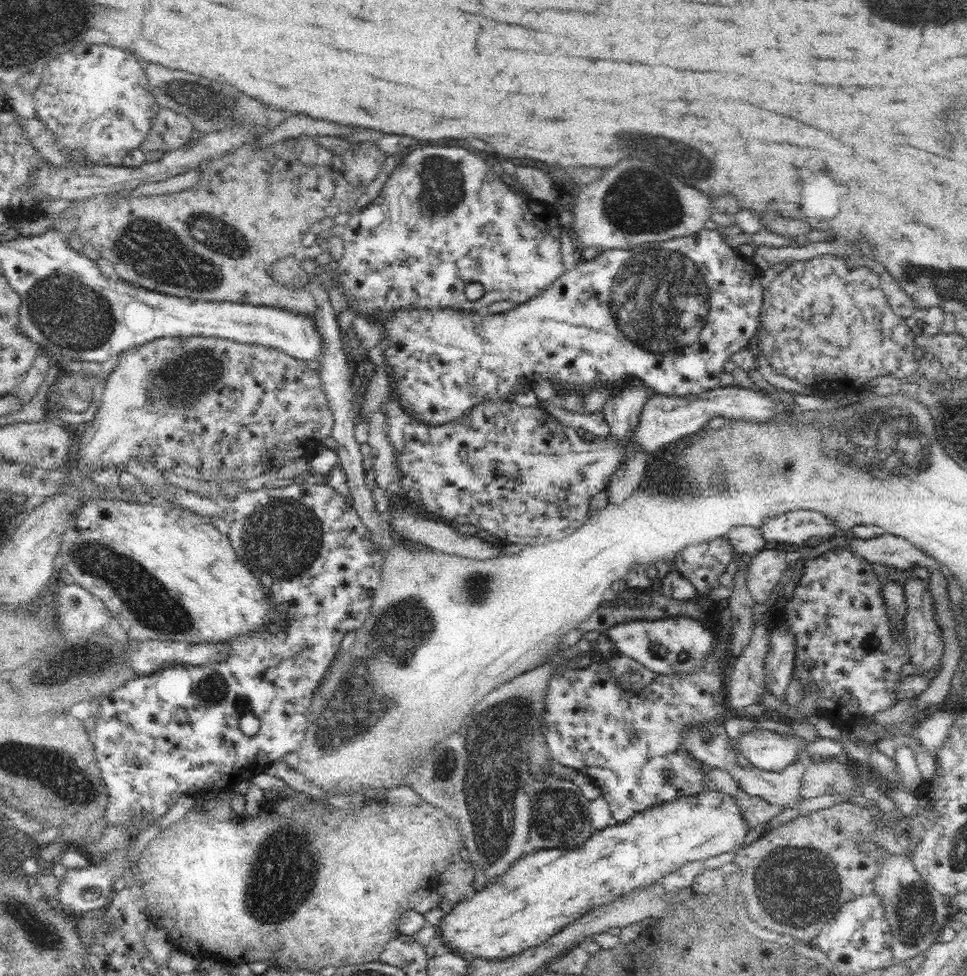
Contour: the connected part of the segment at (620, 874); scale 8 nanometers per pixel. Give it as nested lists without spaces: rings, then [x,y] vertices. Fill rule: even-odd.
[[[718,790],[706,792],[698,798],[676,800],[658,805],[644,814],[638,814],[624,823],[613,823],[608,830],[592,836],[584,850],[540,849],[538,852],[522,853],[510,868],[493,876],[484,888],[453,903],[454,909],[446,912],[439,920],[436,933],[444,950],[467,960],[506,960],[522,954],[526,948],[536,947],[548,940],[569,922],[576,920],[588,910],[612,900],[620,893],[627,893],[634,887],[658,882],[662,875],[680,868],[687,860],[706,860],[712,856],[740,846],[748,830],[745,829],[732,799]]]

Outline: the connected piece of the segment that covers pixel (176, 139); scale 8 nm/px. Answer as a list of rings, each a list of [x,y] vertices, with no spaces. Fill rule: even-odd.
[[[161,107],[156,124],[140,150],[142,153],[161,150],[168,154],[184,148],[194,137],[195,133],[189,119],[171,108]]]

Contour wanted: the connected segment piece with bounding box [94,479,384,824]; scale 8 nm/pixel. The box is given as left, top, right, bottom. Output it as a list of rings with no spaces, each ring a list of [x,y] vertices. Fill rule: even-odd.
[[[319,479],[314,481],[306,481],[304,483],[294,483],[288,482],[283,483],[278,488],[268,488],[263,487],[258,490],[258,496],[260,496],[260,502],[258,502],[258,506],[256,506],[256,510],[254,510],[254,514],[252,516],[248,516],[248,520],[246,520],[246,524],[244,524],[244,532],[242,532],[242,552],[244,552],[244,556],[240,556],[240,560],[242,560],[242,564],[250,571],[253,578],[257,580],[259,584],[259,588],[261,588],[263,598],[269,606],[271,606],[271,612],[269,614],[270,620],[268,620],[268,624],[262,624],[258,630],[252,630],[252,632],[246,632],[246,634],[240,634],[240,636],[236,636],[236,638],[230,638],[230,640],[213,640],[204,644],[208,645],[226,645],[226,650],[224,650],[224,654],[220,656],[220,658],[214,658],[212,662],[206,662],[206,664],[187,664],[187,662],[166,662],[166,664],[162,664],[162,666],[154,671],[154,676],[152,676],[152,684],[154,684],[154,688],[156,690],[152,690],[150,692],[150,682],[148,682],[148,686],[144,686],[144,682],[142,684],[136,684],[136,679],[134,679],[134,684],[130,684],[132,682],[132,678],[126,679],[123,682],[123,685],[120,685],[118,688],[112,689],[110,694],[100,694],[99,698],[99,716],[96,718],[96,727],[94,732],[94,740],[96,740],[96,748],[94,748],[94,756],[96,756],[96,767],[98,767],[99,775],[103,780],[103,783],[107,788],[107,796],[109,798],[109,803],[107,804],[106,810],[106,819],[108,820],[108,824],[110,823],[121,823],[125,821],[125,818],[130,814],[136,811],[136,813],[144,813],[146,817],[148,817],[148,821],[155,820],[159,816],[164,816],[164,814],[168,813],[168,810],[174,804],[177,799],[182,794],[188,794],[192,797],[208,797],[209,795],[219,794],[223,795],[225,792],[232,790],[238,782],[242,780],[247,780],[253,778],[255,775],[258,775],[258,772],[262,772],[270,762],[274,762],[274,760],[280,760],[280,758],[286,759],[288,754],[292,754],[292,752],[297,753],[301,748],[301,744],[306,736],[306,730],[308,726],[308,717],[306,717],[307,708],[310,707],[310,700],[312,700],[314,694],[314,690],[318,688],[318,684],[321,684],[322,677],[328,671],[328,668],[331,666],[330,662],[334,659],[341,650],[340,644],[344,638],[344,636],[349,631],[356,631],[358,628],[362,627],[362,624],[366,621],[366,616],[368,616],[369,608],[371,605],[371,600],[373,599],[373,594],[375,588],[379,585],[379,580],[381,576],[381,566],[383,563],[383,553],[380,550],[380,547],[376,545],[376,541],[372,536],[372,531],[368,529],[368,525],[362,521],[362,517],[358,514],[358,511],[354,509],[353,505],[348,506],[344,497],[342,497],[341,492],[338,492],[336,489],[330,487],[326,484],[325,479]],[[245,714],[254,714],[256,718],[258,718],[258,722],[260,722],[260,728],[256,734],[253,736],[246,736],[244,732],[240,729],[240,718]]]

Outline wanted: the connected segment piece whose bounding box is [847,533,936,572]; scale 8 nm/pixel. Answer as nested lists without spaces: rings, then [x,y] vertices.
[[[886,533],[870,540],[854,538],[847,546],[854,556],[870,565],[881,564],[900,572],[919,566],[928,568],[930,572],[936,570],[934,562],[927,554],[912,548],[906,541],[892,534]]]

